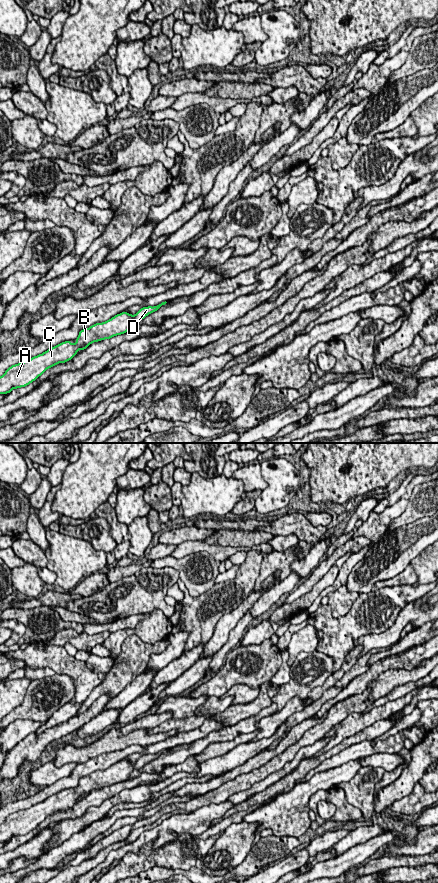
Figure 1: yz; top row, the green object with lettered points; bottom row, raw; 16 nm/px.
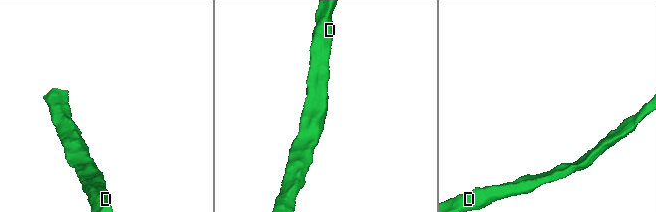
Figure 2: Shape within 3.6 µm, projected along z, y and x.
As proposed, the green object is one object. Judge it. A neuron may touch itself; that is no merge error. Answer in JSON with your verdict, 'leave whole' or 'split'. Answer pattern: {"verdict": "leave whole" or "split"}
{"verdict": "leave whole"}

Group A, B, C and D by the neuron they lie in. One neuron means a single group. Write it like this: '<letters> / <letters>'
A B C D

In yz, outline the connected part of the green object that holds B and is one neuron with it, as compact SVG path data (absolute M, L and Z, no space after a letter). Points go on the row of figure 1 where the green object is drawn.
M164 301L154 307L143 307L135 315L122 312L106 322L96 323L87 329L81 330L75 344L65 341L40 355L32 357L28 361L12 365L0 377L0 394L7 394L13 389L29 385L48 368L73 359L80 349L86 349L93 342L126 333L132 323L144 319L167 303L168 301Z

